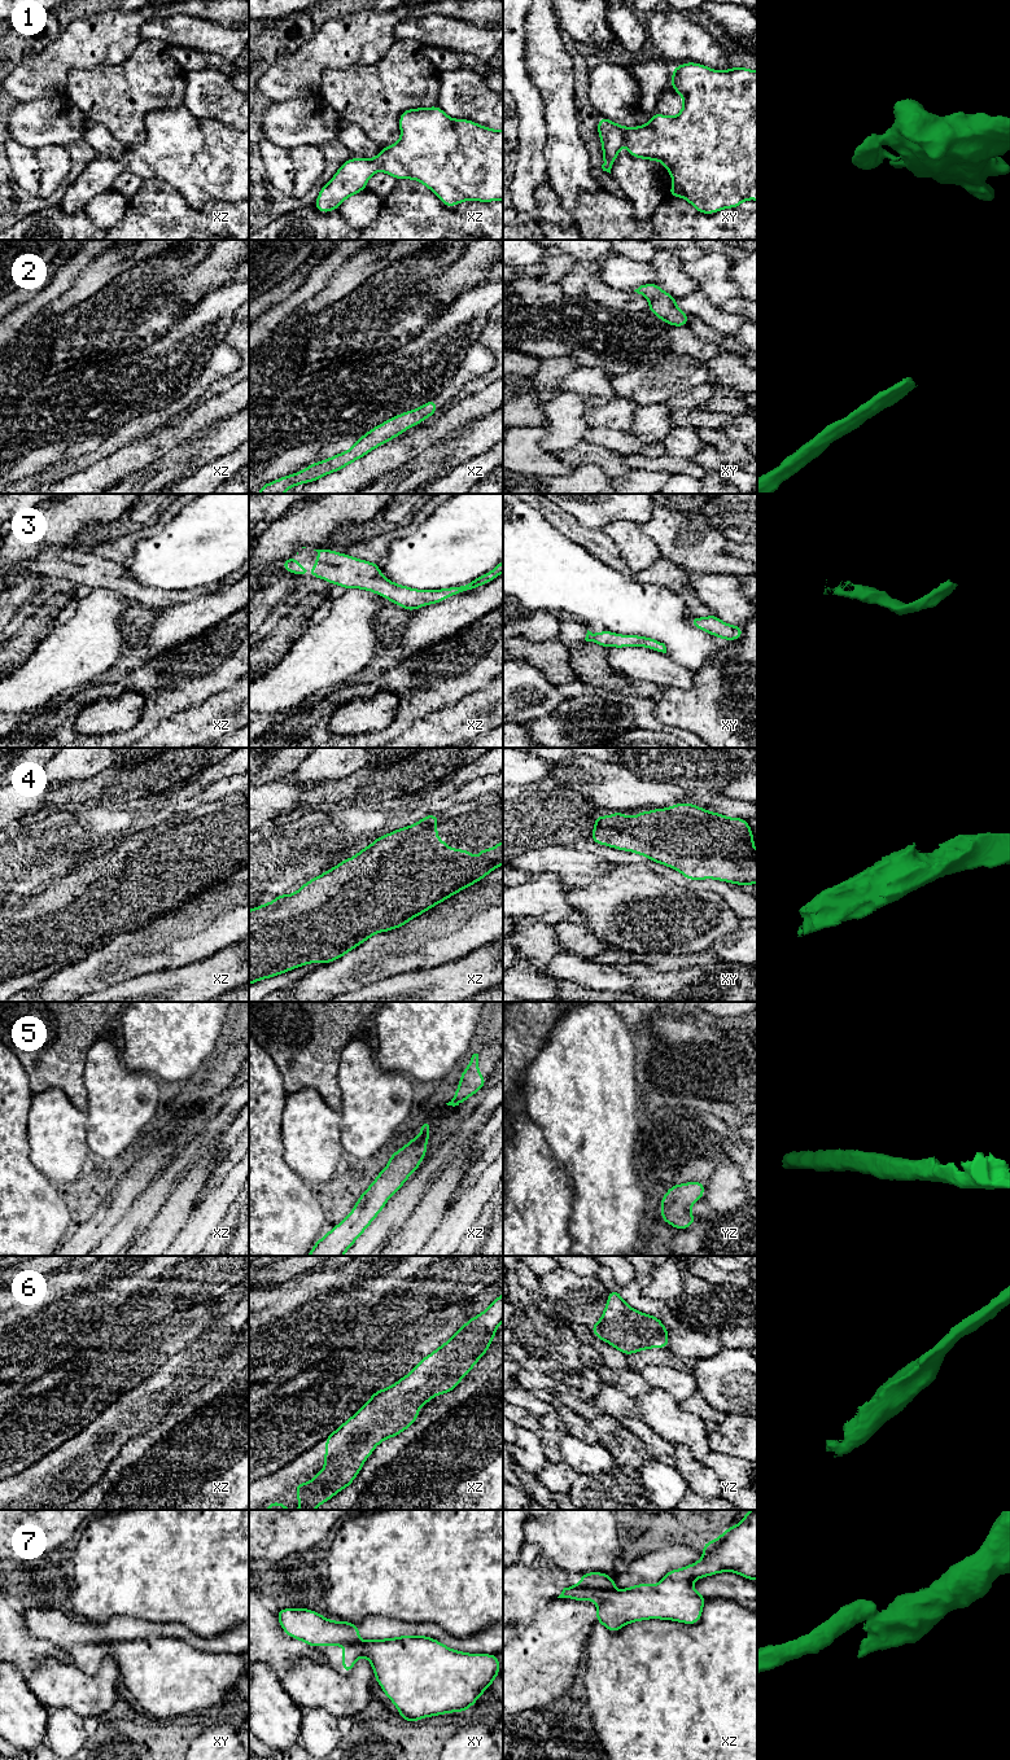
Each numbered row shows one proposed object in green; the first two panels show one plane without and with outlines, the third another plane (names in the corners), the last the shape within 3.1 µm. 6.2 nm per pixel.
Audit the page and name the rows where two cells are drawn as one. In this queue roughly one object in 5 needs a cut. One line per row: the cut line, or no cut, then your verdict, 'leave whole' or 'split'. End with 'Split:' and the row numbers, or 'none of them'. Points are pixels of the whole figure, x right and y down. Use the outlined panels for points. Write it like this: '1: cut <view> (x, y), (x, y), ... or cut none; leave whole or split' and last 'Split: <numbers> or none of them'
1: cut none; leave whole
2: cut none; leave whole
3: cut none; leave whole
4: cut none; leave whole
5: cut none; leave whole
6: cut none; leave whole
7: cut xz (611, 1588), (602, 1592), (598, 1598); split
Split: 7

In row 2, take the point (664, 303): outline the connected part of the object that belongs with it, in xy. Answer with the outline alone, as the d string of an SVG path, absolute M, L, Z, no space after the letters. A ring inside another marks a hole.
M643 284L634 292L644 295L650 301L647 310L655 314L660 320L673 327L687 325L688 315L677 307L677 298L668 294L656 284Z

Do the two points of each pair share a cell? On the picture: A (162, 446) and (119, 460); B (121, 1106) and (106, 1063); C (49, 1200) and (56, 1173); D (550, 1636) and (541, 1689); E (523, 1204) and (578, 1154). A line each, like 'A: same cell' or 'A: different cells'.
A: same cell
B: same cell
C: different cells
D: same cell
E: different cells

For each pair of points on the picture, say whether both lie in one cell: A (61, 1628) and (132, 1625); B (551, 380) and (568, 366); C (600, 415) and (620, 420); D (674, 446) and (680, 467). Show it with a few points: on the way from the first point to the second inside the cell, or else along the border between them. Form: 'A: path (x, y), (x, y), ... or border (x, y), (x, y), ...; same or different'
A: path (79, 1631), (114, 1629); same
B: path (555, 376), (564, 367); same
C: path (606, 416), (615, 416); same
D: border (663, 452), (670, 456), (689, 456), (691, 459); different

